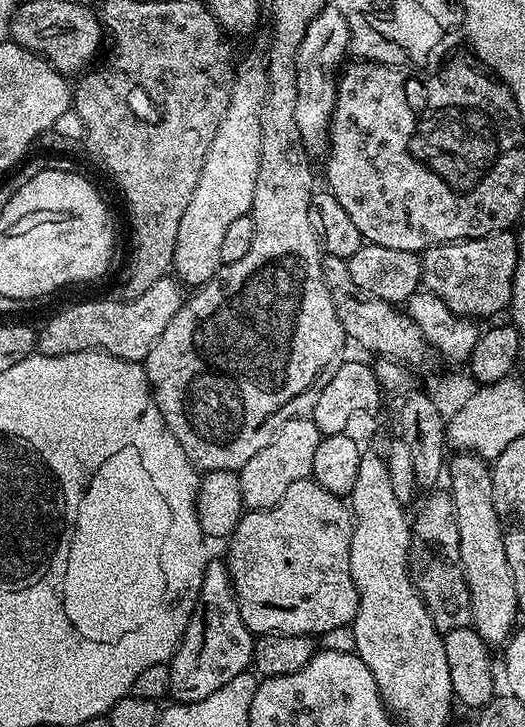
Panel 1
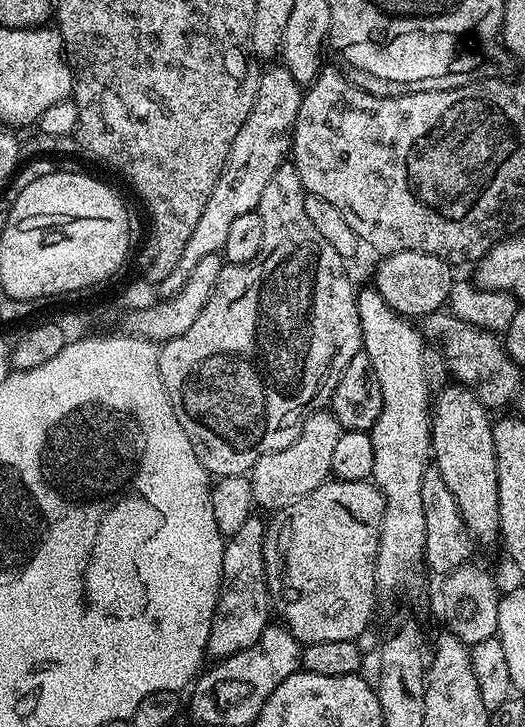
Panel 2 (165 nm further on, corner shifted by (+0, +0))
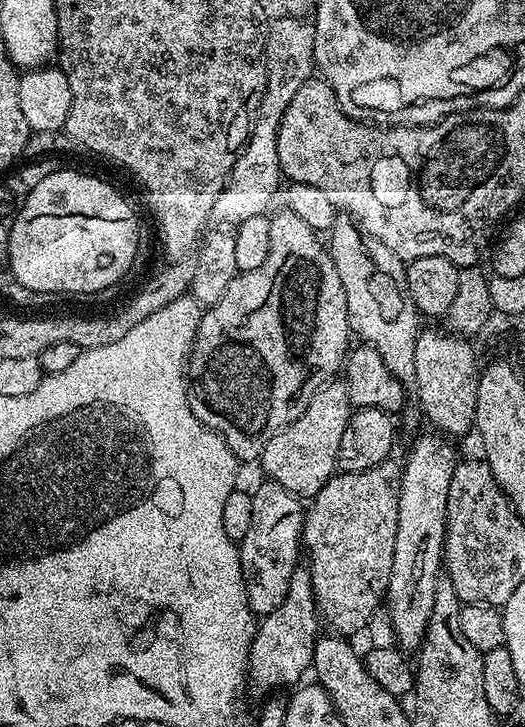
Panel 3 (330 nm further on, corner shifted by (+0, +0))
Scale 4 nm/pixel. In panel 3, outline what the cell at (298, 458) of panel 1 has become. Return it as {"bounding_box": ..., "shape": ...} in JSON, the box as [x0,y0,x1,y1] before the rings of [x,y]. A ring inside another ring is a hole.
{"bounding_box":[258,382,353,497],"shape":[[[329,382],[317,388],[307,397],[300,417],[266,442],[258,461],[259,467],[264,467],[263,475],[278,482],[278,486],[286,486],[286,490],[296,496],[316,497],[322,486],[326,486],[326,482],[338,471],[338,446],[353,411],[344,383]]]}

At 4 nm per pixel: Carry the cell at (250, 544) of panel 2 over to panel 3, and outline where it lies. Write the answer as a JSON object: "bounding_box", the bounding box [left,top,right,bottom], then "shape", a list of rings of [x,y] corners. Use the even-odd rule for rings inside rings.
{"bounding_box":[238,479,306,618],"shape":[[[265,479],[263,483],[251,493],[250,530],[246,530],[246,538],[238,542],[248,601],[253,613],[260,618],[269,616],[275,608],[282,606],[282,598],[286,598],[286,590],[290,590],[290,574],[294,574],[298,567],[299,560],[296,559],[302,556],[306,515],[301,497],[273,480]]]}

